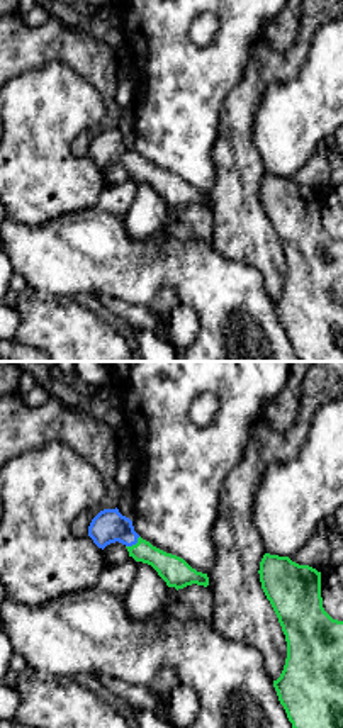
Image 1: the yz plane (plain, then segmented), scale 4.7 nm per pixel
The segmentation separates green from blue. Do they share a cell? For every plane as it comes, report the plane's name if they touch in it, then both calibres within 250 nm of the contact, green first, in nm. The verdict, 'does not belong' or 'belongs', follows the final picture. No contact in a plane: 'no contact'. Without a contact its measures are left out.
contact in yz; calibres 140 and 160 nm

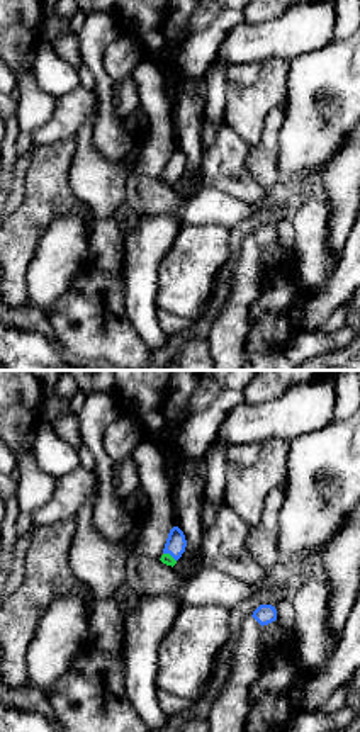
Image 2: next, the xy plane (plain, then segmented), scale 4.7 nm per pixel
contact in xy; calibres 50 and 100 nm

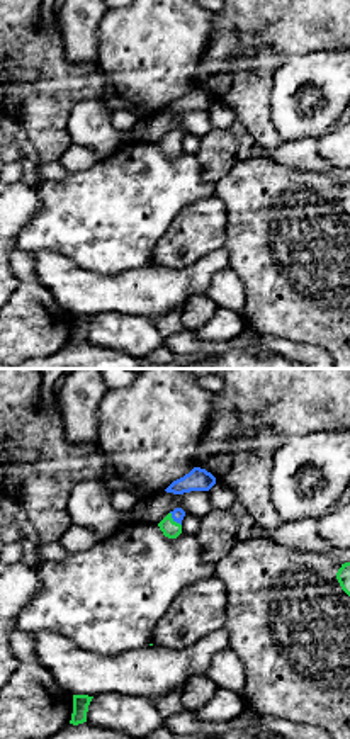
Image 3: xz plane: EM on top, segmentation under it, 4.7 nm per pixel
contact in xz; calibres 90 and 60 nm

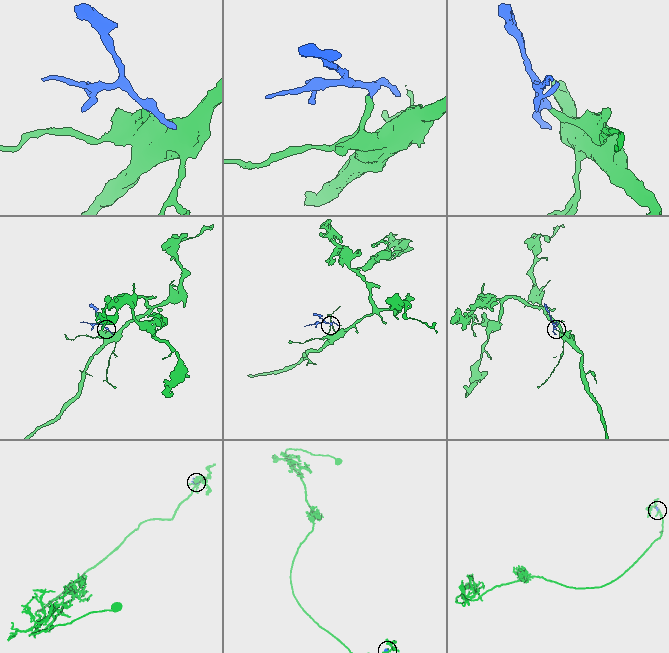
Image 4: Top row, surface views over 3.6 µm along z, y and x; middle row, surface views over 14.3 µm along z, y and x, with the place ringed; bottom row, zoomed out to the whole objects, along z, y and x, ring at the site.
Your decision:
belongs

